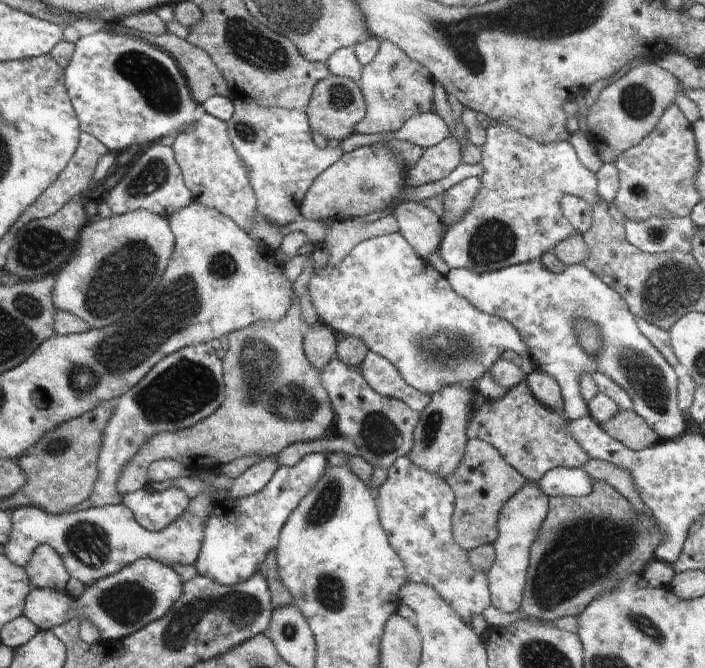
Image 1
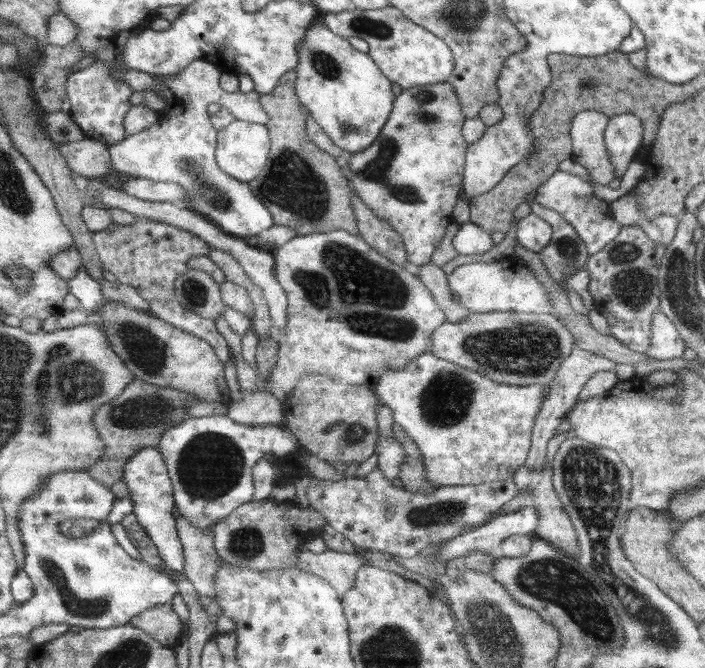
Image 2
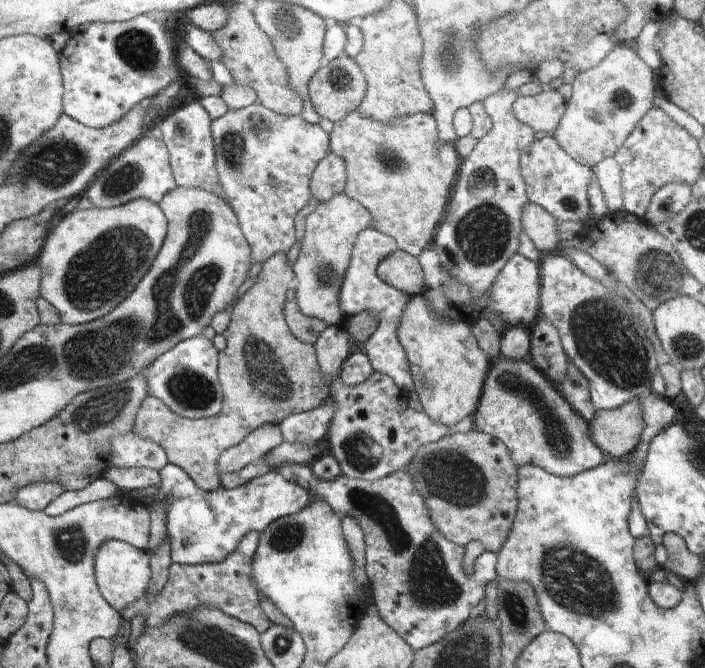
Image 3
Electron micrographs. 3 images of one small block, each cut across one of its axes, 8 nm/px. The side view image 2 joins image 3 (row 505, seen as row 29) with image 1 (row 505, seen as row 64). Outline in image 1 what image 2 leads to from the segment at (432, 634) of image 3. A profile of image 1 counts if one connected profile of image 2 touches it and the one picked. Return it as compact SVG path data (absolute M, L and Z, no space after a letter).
M407 456L400 457L387 470L387 479L380 484L375 501L388 542L407 566L409 582L432 585L456 614L469 625L472 615L482 615L482 612L491 605L488 573L476 571L470 564L468 551L454 540L451 518L454 512L455 494L448 483L438 475L430 474L423 468L413 465Z

